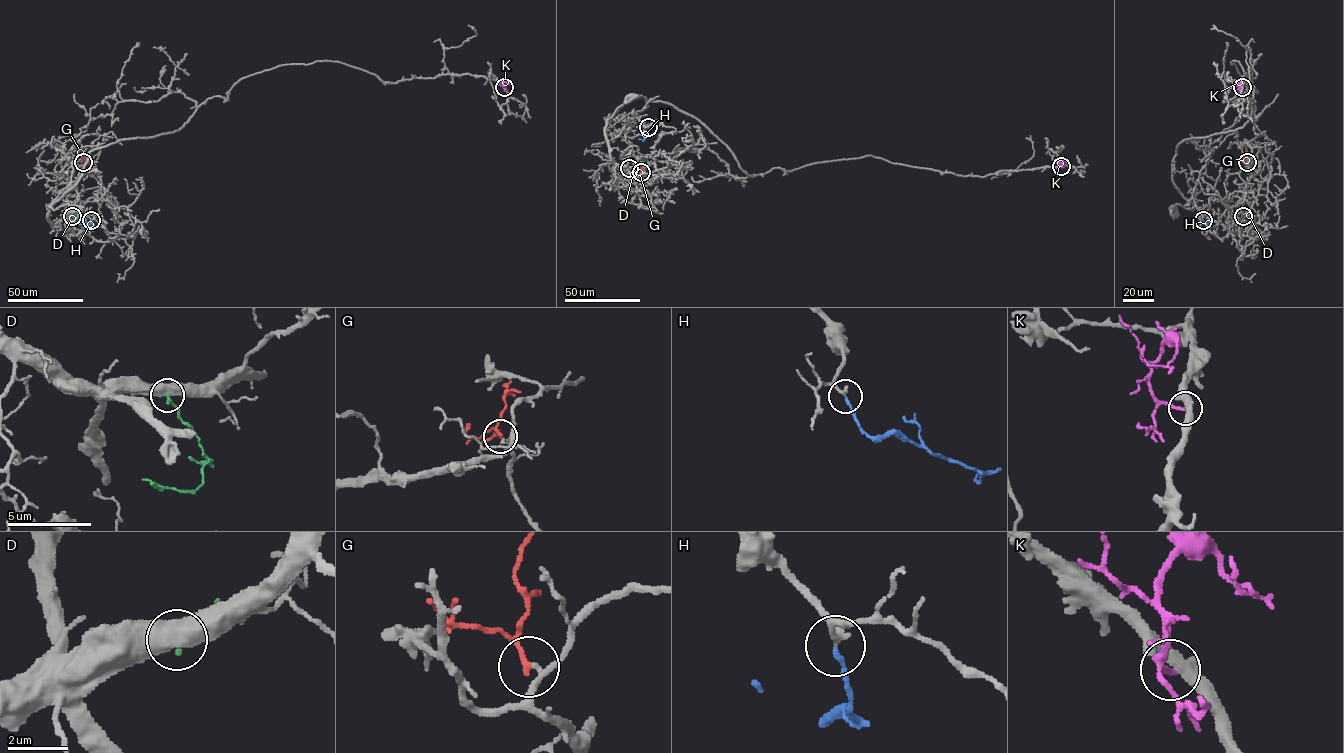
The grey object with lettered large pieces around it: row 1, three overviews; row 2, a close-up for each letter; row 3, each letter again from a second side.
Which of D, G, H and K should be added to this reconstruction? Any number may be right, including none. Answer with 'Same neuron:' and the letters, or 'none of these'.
Same neuron: H

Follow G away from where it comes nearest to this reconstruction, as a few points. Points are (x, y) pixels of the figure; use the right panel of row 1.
G: (1247, 162), (1246, 150)

